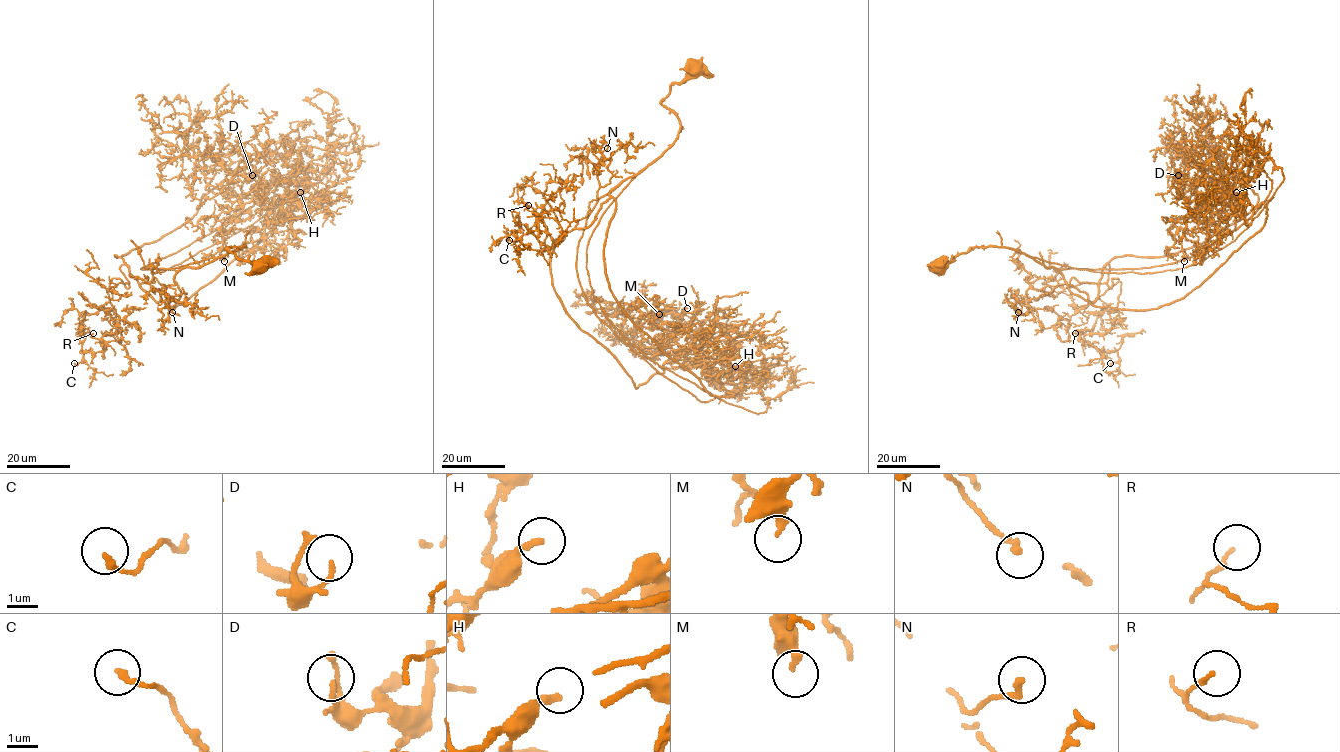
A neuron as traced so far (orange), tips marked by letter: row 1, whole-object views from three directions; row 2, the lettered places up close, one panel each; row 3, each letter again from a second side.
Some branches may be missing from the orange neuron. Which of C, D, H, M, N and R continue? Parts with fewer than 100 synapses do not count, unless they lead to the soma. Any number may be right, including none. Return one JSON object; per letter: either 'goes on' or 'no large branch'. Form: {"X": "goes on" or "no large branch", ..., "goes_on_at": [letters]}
{"C": "no large branch", "D": "no large branch", "H": "goes on", "M": "no large branch", "N": "no large branch", "R": "no large branch", "goes_on_at": ["H"]}

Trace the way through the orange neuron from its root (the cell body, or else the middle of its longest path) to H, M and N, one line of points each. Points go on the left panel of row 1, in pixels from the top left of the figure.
H: (262, 264), (226, 248), (243, 246), (183, 267), (169, 309), (296, 203), (282, 225), (300, 192)
M: (262, 264), (226, 248), (243, 246), (183, 267), (169, 309), (298, 205), (221, 227), (224, 261)
N: (262, 264), (227, 247), (244, 246), (183, 267), (158, 301), (140, 284), (174, 288), (172, 312)

